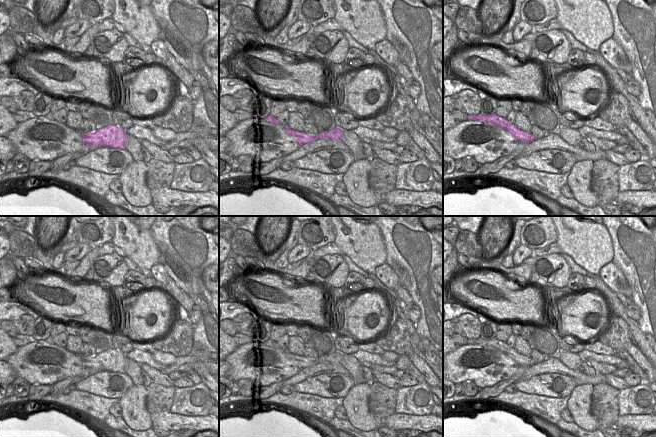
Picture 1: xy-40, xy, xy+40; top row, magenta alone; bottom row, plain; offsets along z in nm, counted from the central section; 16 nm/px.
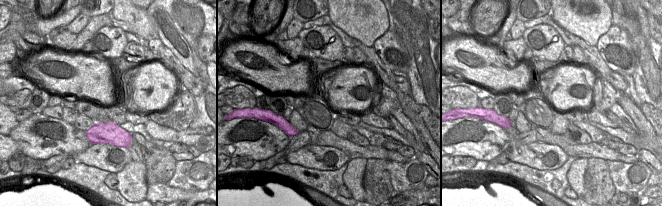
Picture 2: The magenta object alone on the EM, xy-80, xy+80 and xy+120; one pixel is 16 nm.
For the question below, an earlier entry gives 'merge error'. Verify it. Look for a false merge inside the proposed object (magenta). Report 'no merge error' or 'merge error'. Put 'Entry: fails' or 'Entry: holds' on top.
Entry: fails
no merge error

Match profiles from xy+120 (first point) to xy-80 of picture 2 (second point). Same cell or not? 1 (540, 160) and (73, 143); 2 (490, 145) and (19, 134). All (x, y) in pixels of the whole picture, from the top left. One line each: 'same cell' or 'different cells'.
1: different cells
2: same cell

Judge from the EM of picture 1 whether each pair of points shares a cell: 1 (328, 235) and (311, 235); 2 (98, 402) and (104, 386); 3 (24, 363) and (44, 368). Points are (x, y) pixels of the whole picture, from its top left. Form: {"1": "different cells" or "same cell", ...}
{"1": "same cell", "2": "different cells", "3": "same cell"}

